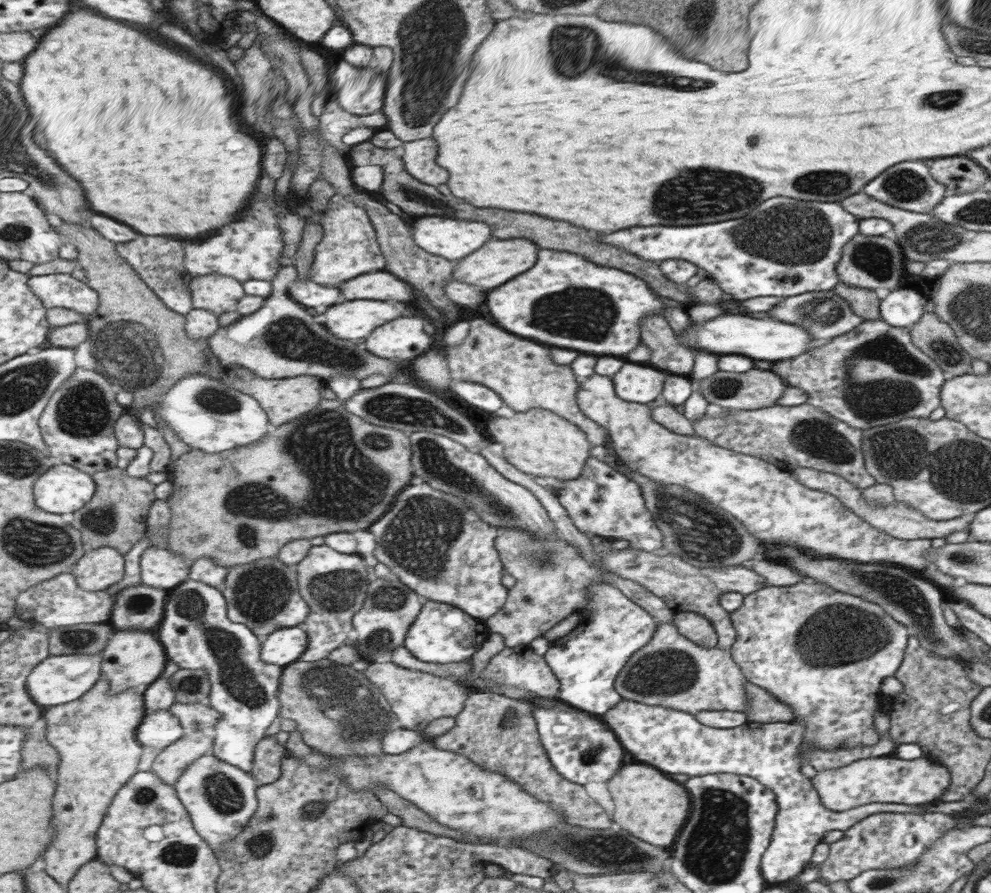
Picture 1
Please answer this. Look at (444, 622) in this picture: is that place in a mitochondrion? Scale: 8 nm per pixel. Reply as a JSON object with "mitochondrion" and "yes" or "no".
{"mitochondrion":"no"}

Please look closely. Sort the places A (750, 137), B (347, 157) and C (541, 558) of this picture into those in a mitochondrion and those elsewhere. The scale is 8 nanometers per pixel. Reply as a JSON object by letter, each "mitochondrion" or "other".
{"A":"other","B":"other","C":"mitochondrion"}

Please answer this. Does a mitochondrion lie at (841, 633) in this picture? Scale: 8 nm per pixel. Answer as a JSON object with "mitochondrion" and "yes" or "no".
{"mitochondrion":"yes"}

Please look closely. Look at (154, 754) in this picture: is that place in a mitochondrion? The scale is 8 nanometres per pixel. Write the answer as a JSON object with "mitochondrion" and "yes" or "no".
{"mitochondrion":"no"}

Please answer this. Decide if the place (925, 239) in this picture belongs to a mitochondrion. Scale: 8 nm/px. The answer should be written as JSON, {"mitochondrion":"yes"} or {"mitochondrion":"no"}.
{"mitochondrion":"yes"}

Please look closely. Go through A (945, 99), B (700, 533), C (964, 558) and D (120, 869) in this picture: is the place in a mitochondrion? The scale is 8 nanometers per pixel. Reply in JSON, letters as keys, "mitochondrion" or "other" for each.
{"A":"mitochondrion","B":"mitochondrion","C":"mitochondrion","D":"other"}

